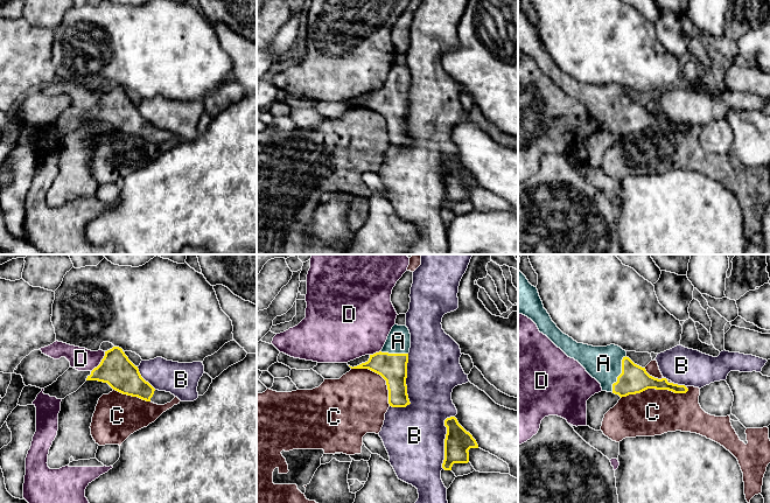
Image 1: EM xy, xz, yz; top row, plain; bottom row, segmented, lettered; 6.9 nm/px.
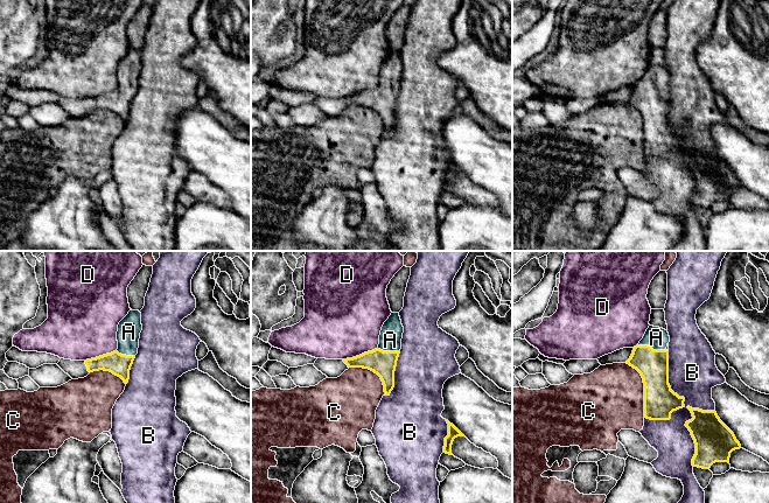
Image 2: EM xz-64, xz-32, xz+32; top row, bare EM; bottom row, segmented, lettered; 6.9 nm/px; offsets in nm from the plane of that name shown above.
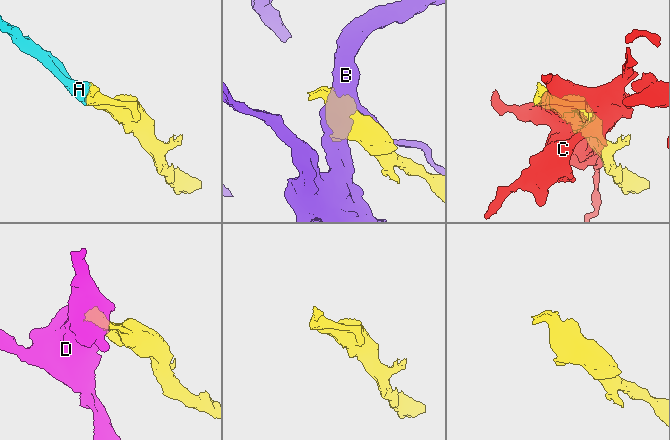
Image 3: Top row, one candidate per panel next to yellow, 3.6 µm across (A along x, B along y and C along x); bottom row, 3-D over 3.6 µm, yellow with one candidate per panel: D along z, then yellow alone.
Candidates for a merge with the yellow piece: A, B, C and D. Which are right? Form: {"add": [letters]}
{"add": ["A"]}

